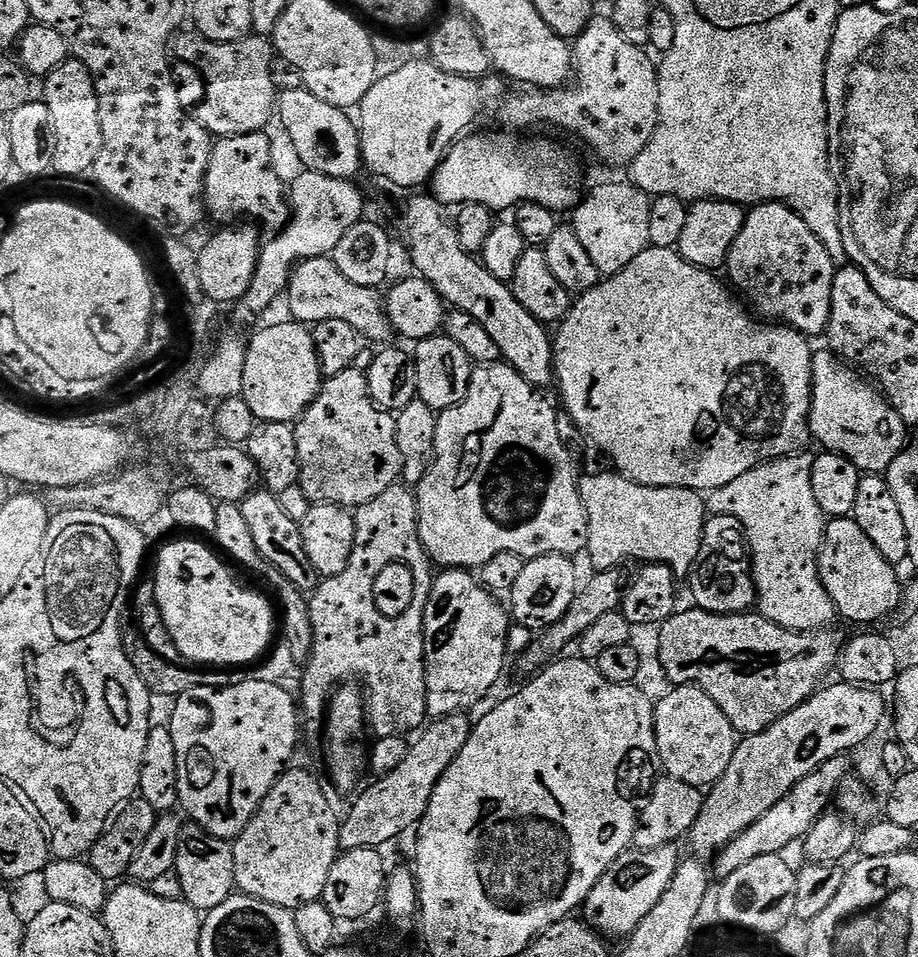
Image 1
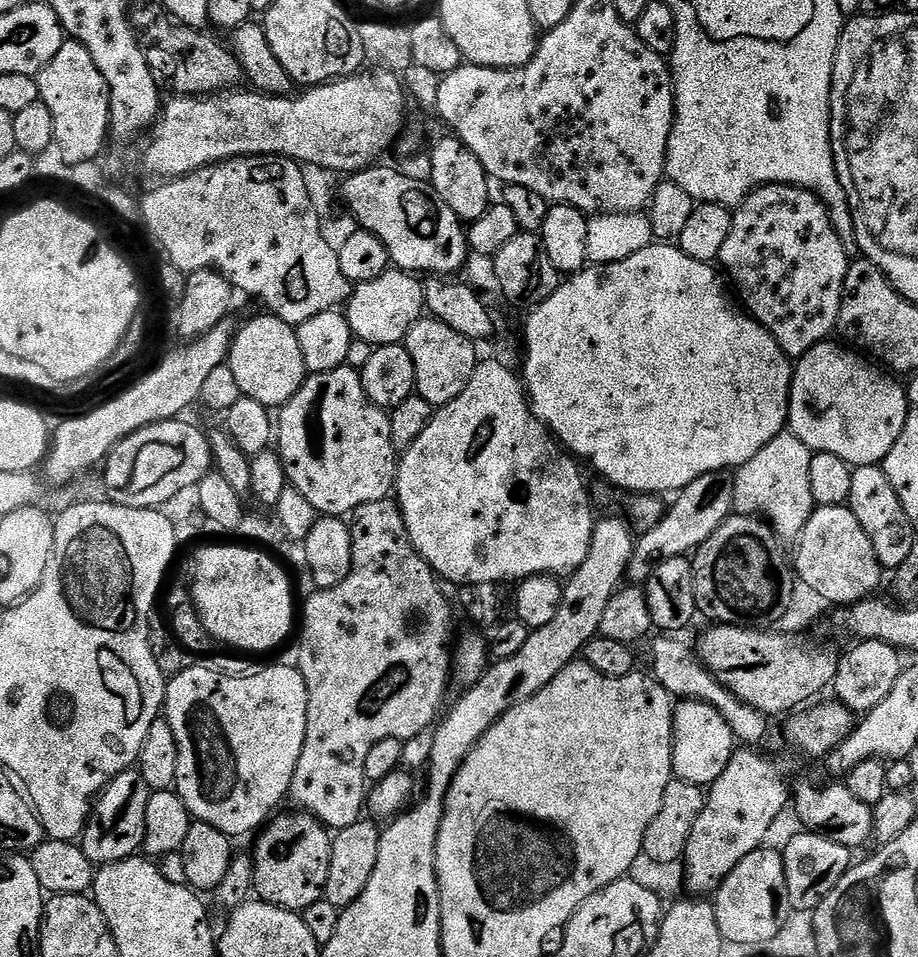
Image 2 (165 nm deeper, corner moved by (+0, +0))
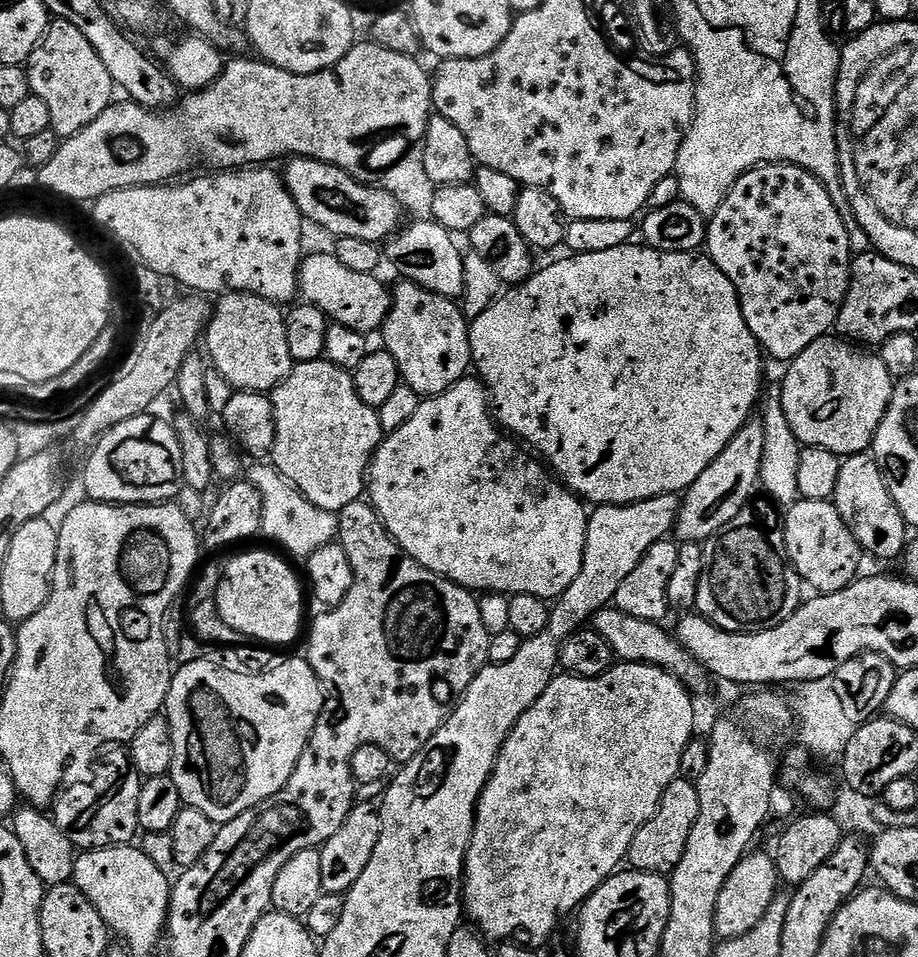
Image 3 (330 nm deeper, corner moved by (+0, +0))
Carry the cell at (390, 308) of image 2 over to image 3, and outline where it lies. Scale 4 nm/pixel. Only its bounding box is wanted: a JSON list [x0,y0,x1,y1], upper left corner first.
[299,252,393,334]

